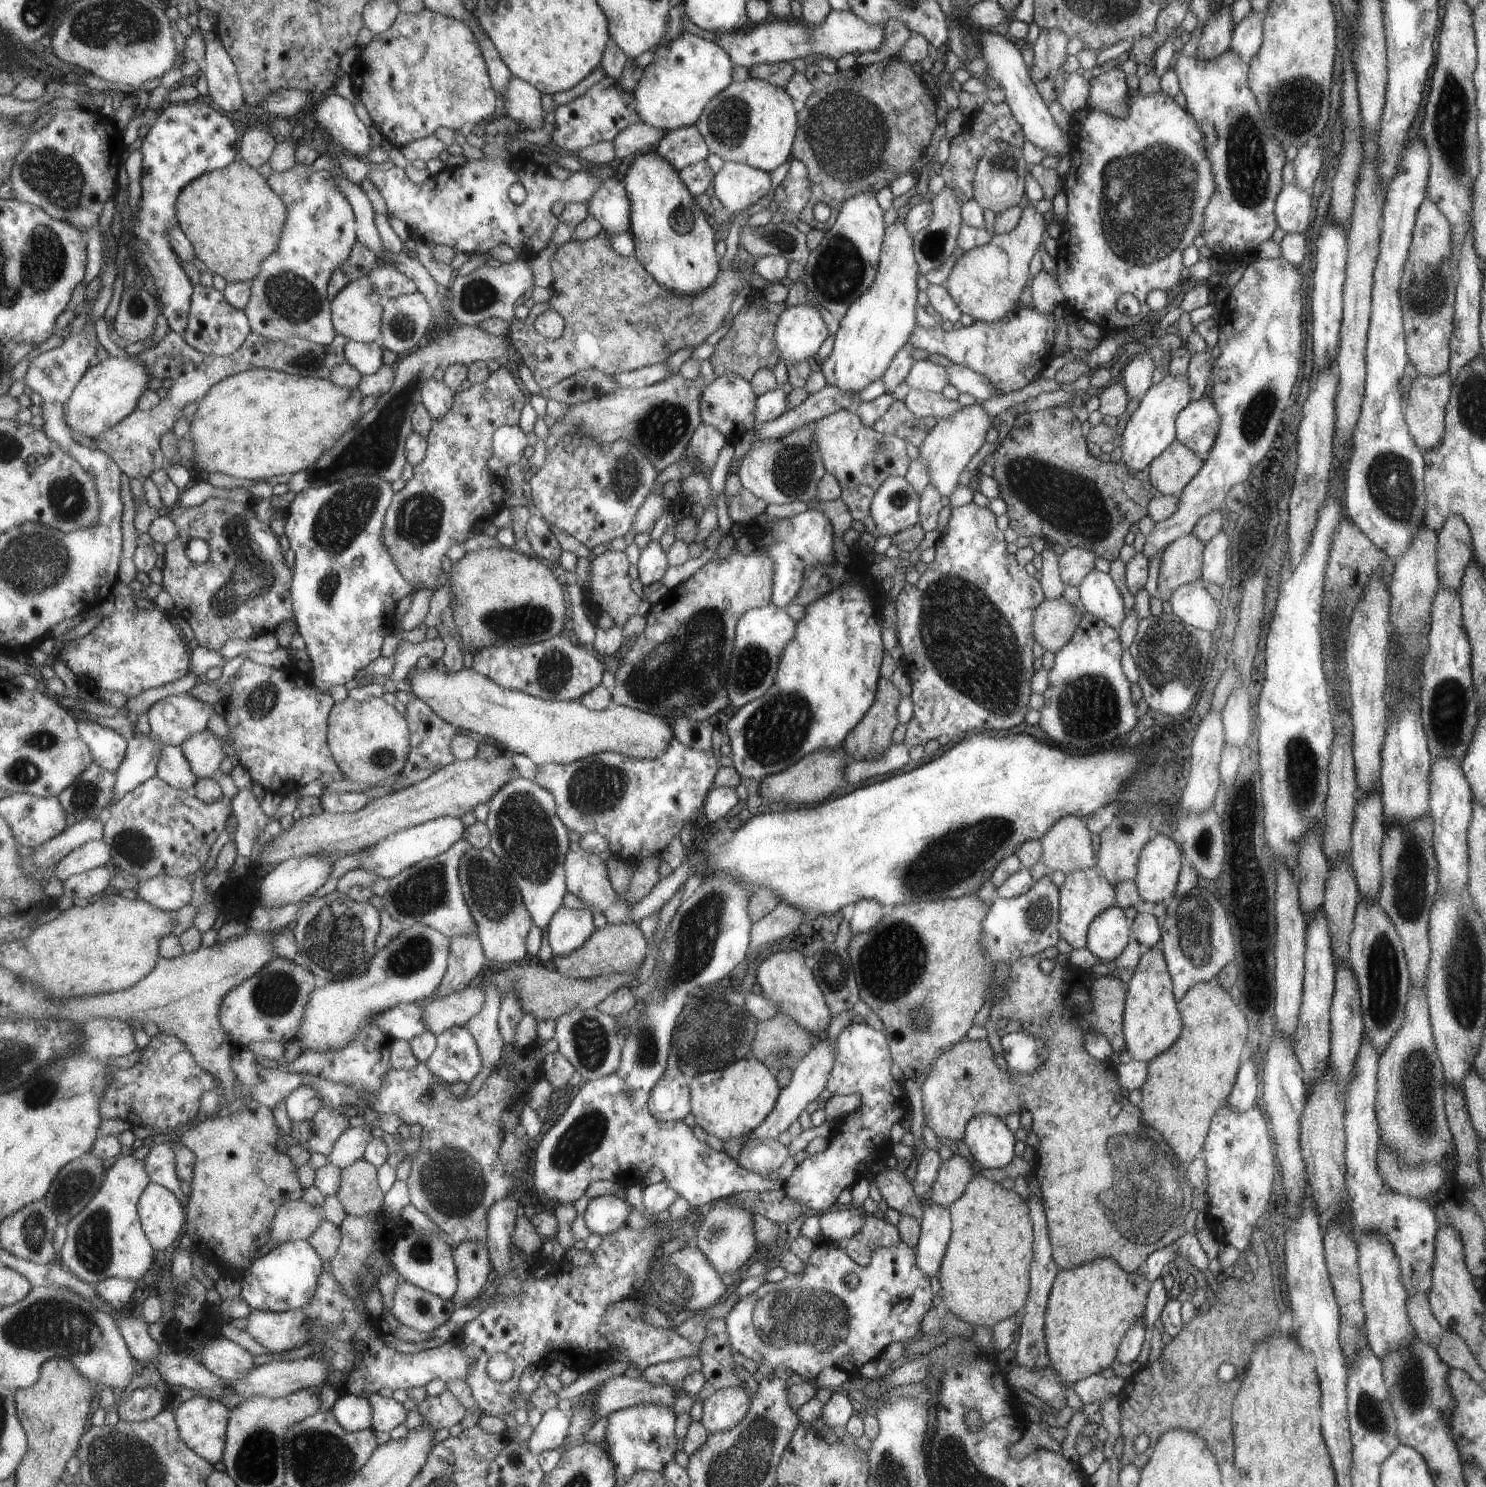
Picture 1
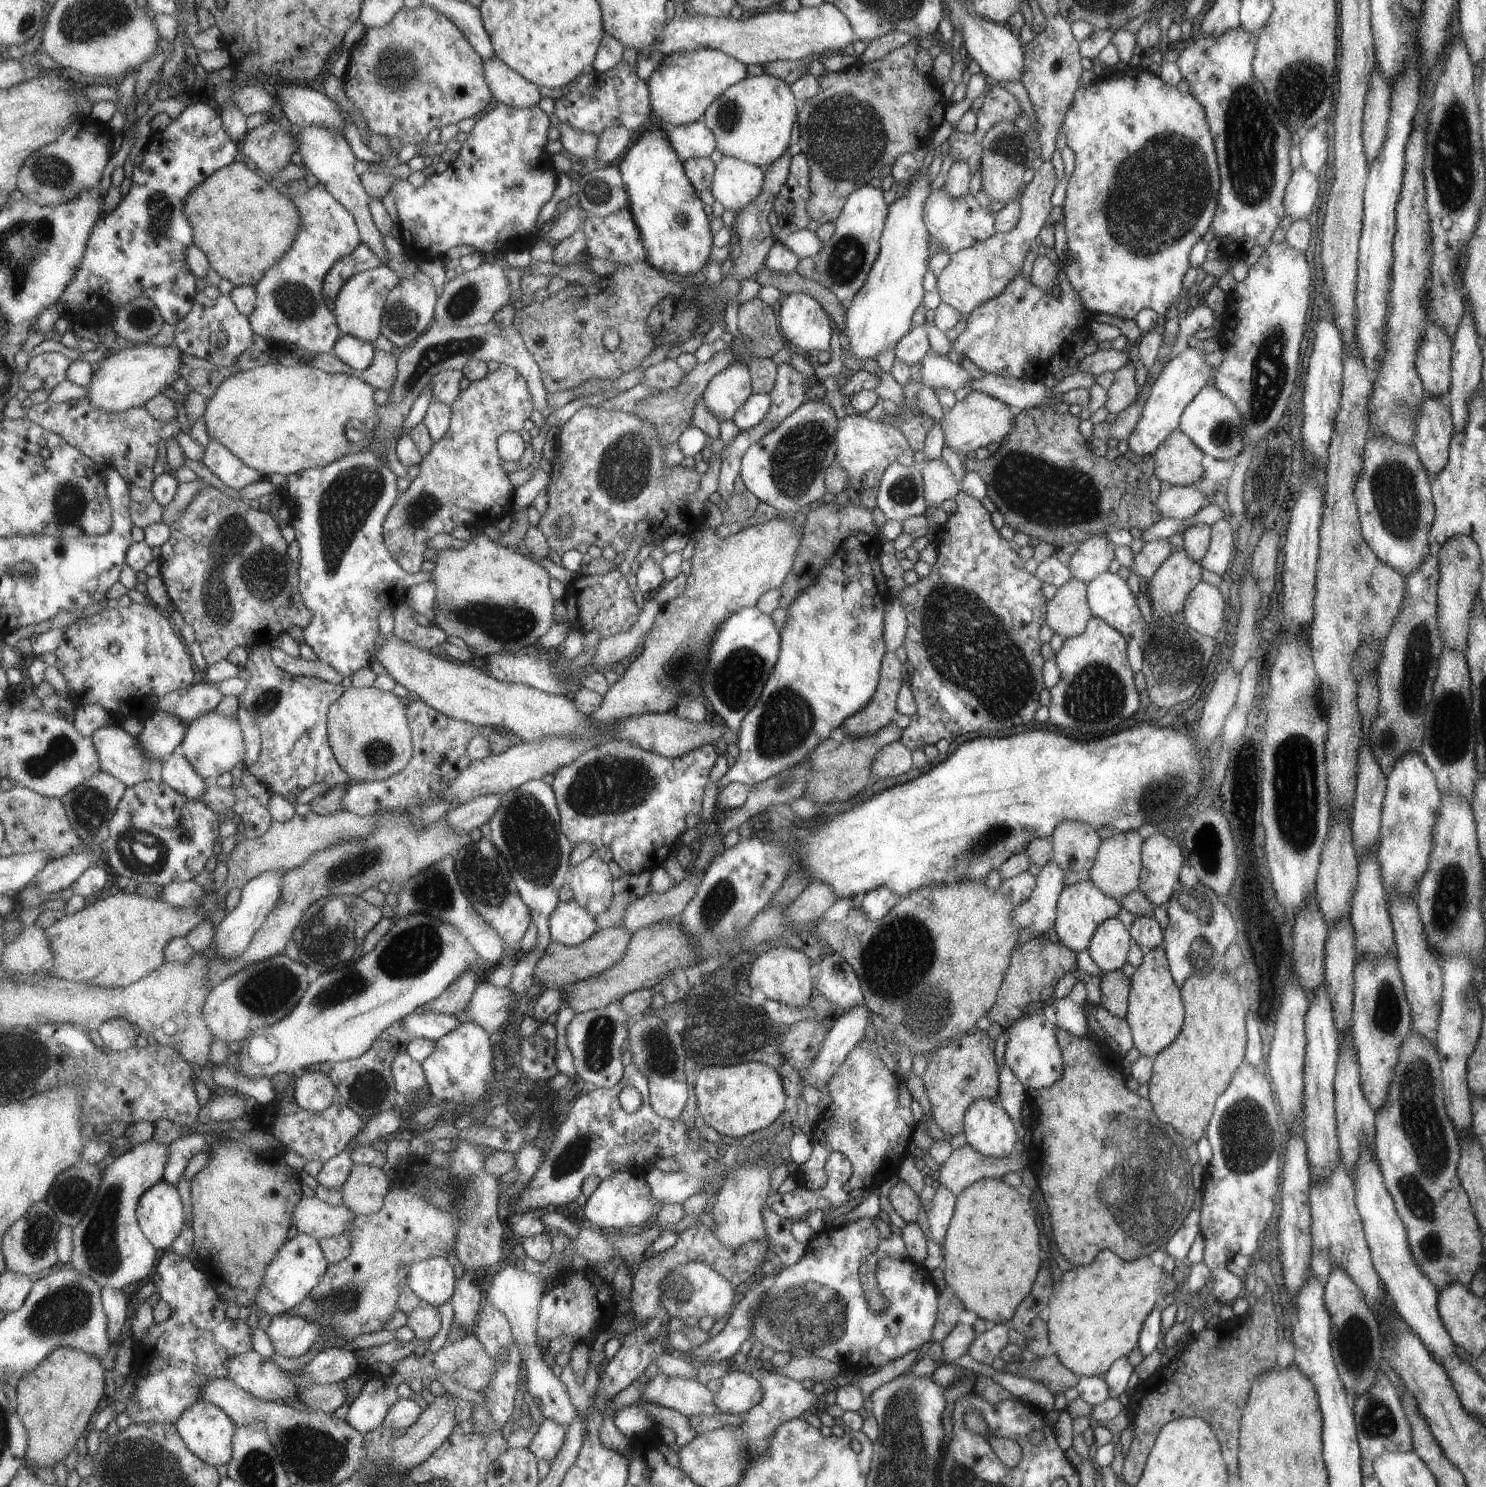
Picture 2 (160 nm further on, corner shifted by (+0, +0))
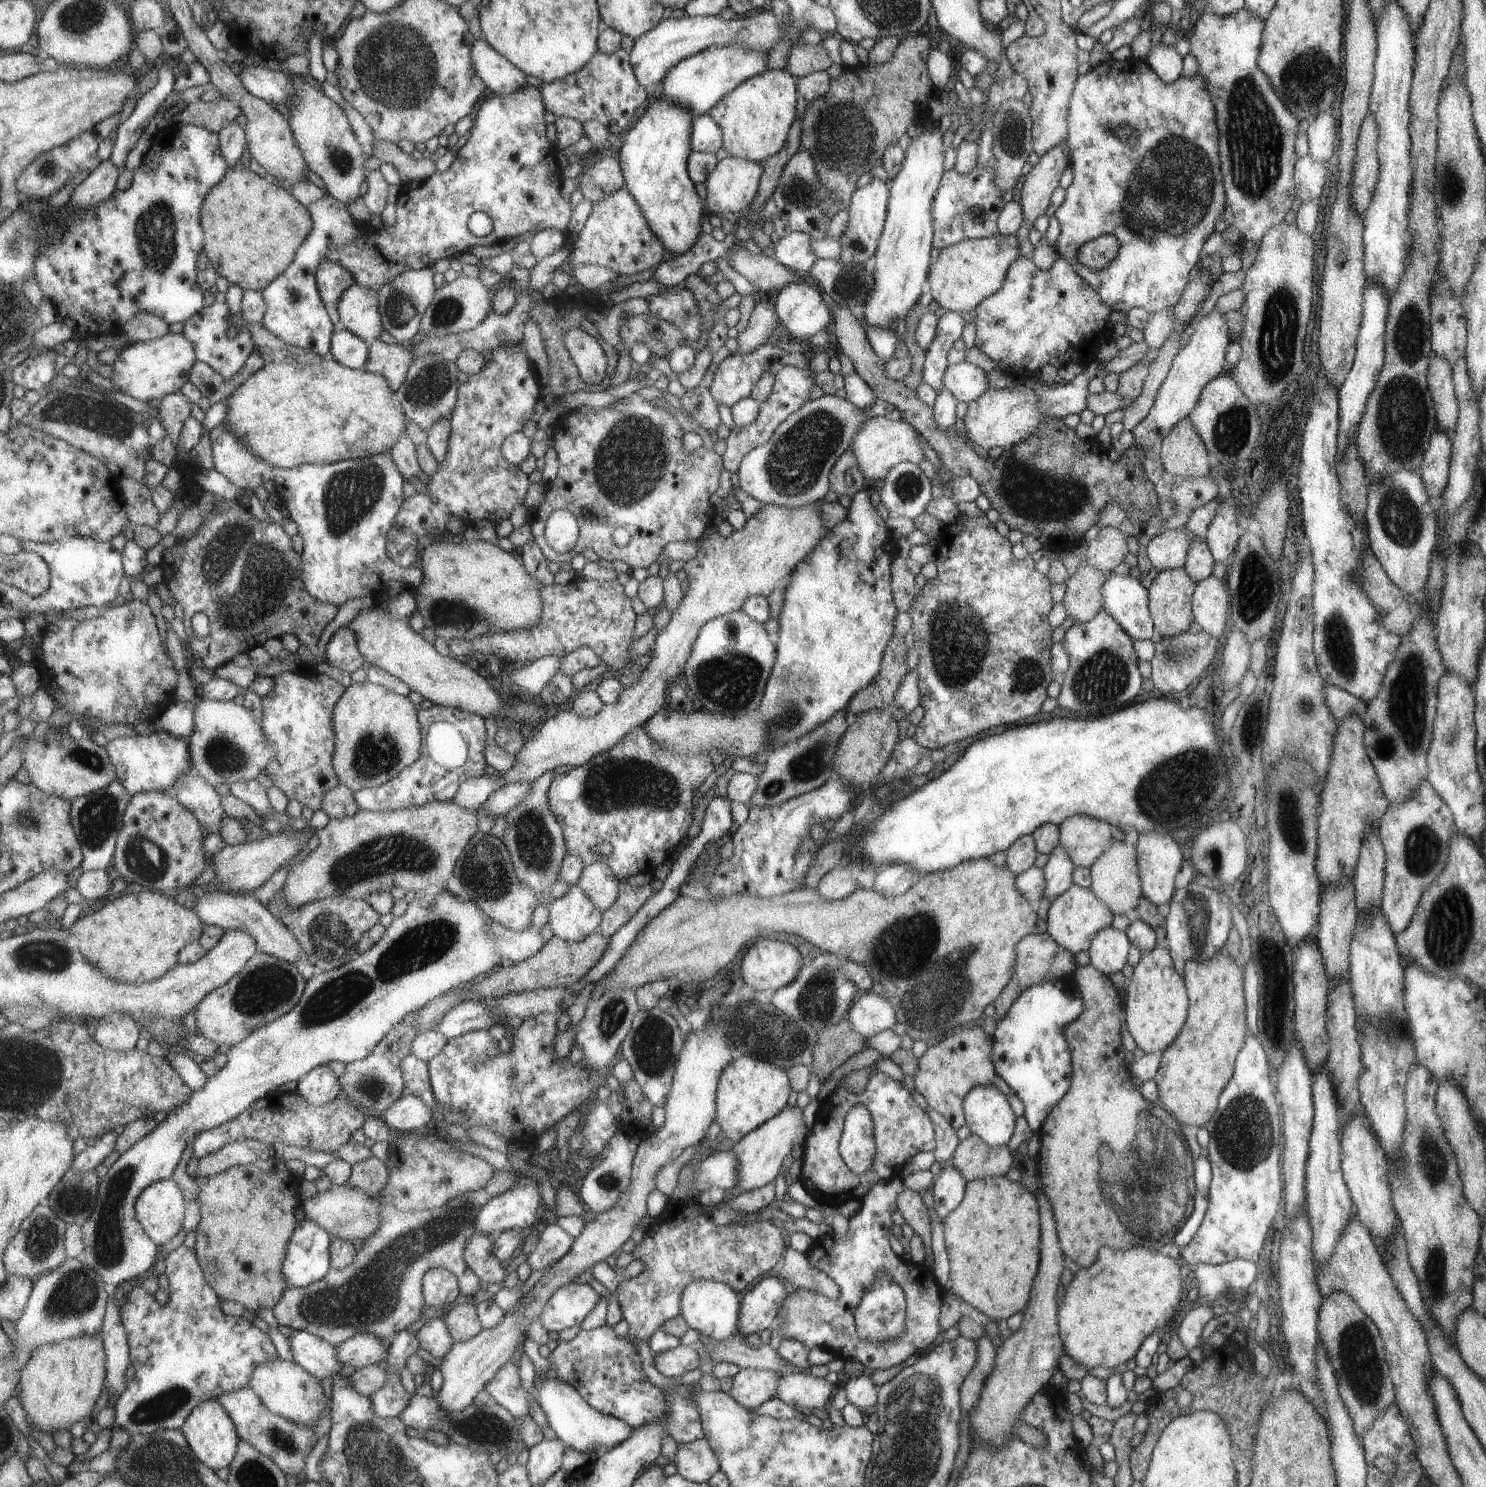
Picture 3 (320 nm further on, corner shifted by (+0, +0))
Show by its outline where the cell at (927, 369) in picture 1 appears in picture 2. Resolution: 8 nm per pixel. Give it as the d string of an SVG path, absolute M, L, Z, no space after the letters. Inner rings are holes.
M925 354L919 364L919 378L922 386L933 390L955 392L957 388L967 388L971 378L963 368L946 356Z

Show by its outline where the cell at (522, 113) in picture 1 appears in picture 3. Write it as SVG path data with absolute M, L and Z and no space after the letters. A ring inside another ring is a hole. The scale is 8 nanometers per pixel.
M486 38L477 39L474 42L472 57L479 76L485 81L488 93L508 95L527 86L527 76L525 76L525 72L516 64L513 64L513 61L503 56L496 48L493 48L493 45L491 45Z

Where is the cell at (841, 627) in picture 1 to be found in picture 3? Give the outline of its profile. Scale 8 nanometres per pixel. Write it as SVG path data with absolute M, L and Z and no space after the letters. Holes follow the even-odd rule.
M859 489L850 499L846 519L842 523L825 530L824 538L820 540L811 553L796 564L784 582L781 610L777 618L778 629L775 634L777 636L775 662L772 670L769 671L768 686L764 688L763 700L757 708L757 711L760 712L758 719L764 724L766 730L766 750L751 757L755 774L763 768L763 764L765 764L766 758L772 750L782 747L785 743L799 738L806 732L812 731L818 724L824 723L830 716L835 715L837 711L845 709L848 700L856 692L863 690L869 683L872 683L872 680L876 678L876 674L880 671L879 666L883 666L883 664L879 664L879 660L883 660L883 648L886 647L885 644L887 644L891 632L894 632L894 620L898 613L898 610L895 610L896 604L892 596L892 588L889 588L889 562L893 560L893 550L889 550L889 548L893 546L893 542L891 542L891 536L887 534L887 528L885 528L881 516L877 514L877 510L869 502L869 491Z

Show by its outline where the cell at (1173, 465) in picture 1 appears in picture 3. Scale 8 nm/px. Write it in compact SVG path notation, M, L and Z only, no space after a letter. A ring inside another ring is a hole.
M1188 416L1172 426L1161 441L1159 455L1163 468L1174 477L1205 476L1210 470L1205 444Z

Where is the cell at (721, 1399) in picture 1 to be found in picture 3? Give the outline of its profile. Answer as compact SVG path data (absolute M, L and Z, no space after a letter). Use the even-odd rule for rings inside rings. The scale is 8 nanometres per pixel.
M743 1367L739 1369L737 1374L734 1374L731 1382L731 1386L728 1390L728 1395L733 1397L739 1404L748 1409L756 1409L759 1405L762 1405L767 1399L771 1399L776 1396L779 1380L781 1376L777 1371L771 1369L756 1369Z

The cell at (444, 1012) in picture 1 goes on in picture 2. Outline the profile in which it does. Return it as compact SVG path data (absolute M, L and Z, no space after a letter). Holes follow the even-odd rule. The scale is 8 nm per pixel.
M480 982L470 1005L456 1015L461 1023L477 1023L488 1033L503 1030L512 1016L512 990Z

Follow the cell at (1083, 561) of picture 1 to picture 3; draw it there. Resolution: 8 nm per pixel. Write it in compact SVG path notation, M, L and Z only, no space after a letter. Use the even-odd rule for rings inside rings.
M1104 526L1099 529L1095 538L1088 544L1085 564L1098 570L1098 573L1109 574L1117 566L1127 551L1127 537L1113 526Z

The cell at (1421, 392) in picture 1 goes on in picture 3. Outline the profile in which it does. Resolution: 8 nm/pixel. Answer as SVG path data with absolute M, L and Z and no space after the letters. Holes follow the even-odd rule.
M1435 431L1424 452L1421 467L1418 470L1425 492L1436 502L1443 494L1448 482L1448 464L1451 462L1452 443L1441 431Z

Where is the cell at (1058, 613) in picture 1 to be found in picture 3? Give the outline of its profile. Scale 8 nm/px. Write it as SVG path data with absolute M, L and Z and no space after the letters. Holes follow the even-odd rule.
M1081 562L1064 582L1066 587L1061 603L1065 616L1071 617L1073 622L1093 618L1102 608L1100 588L1107 576L1108 574L1098 573L1097 569Z

